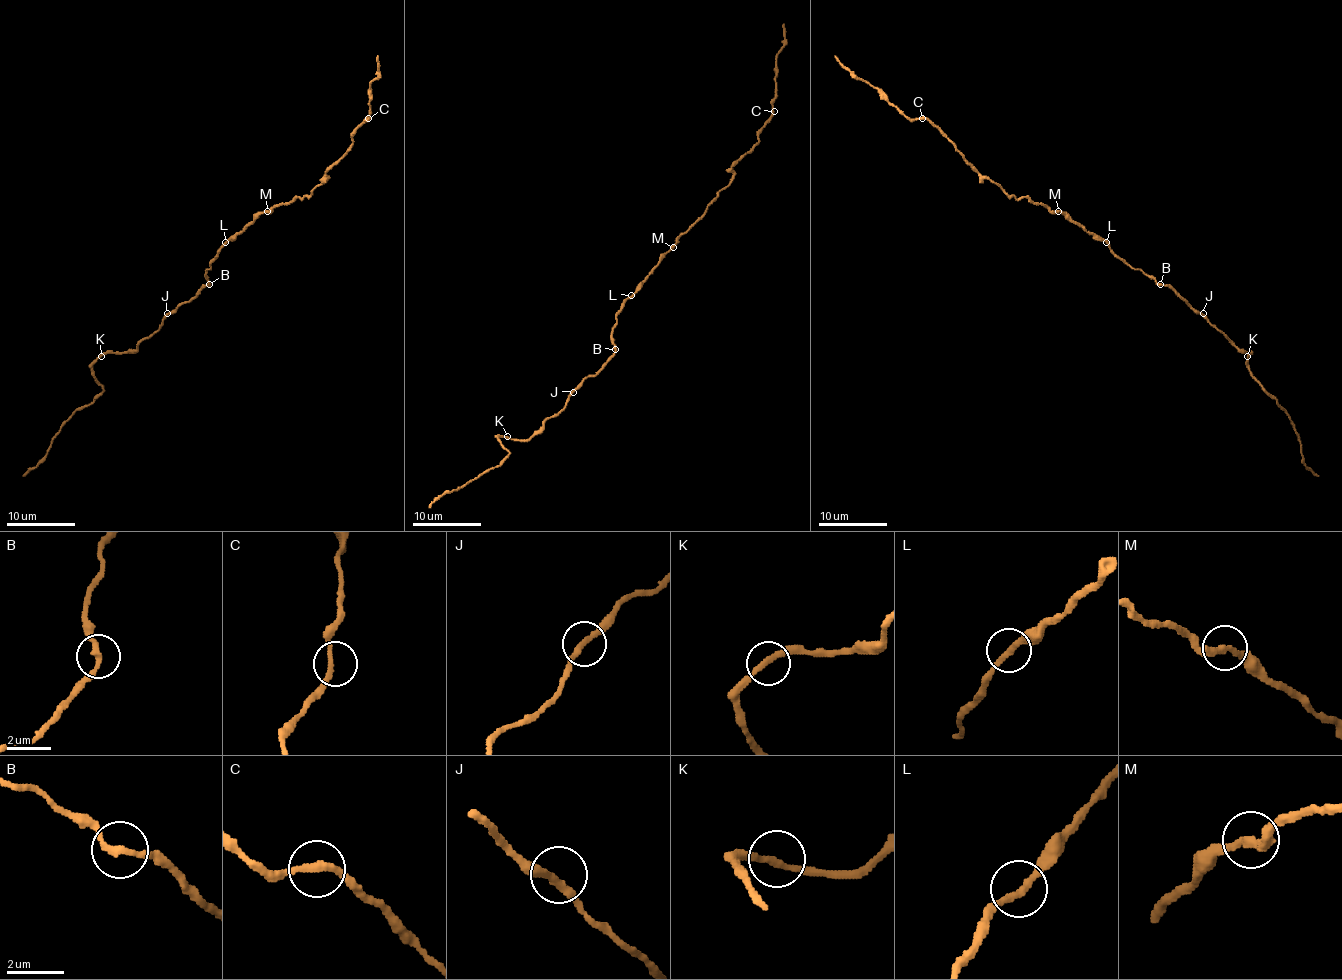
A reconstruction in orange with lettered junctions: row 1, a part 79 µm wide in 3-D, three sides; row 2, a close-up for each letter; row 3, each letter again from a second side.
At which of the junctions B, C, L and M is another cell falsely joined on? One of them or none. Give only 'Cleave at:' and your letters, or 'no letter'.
Cleave at: no letter

